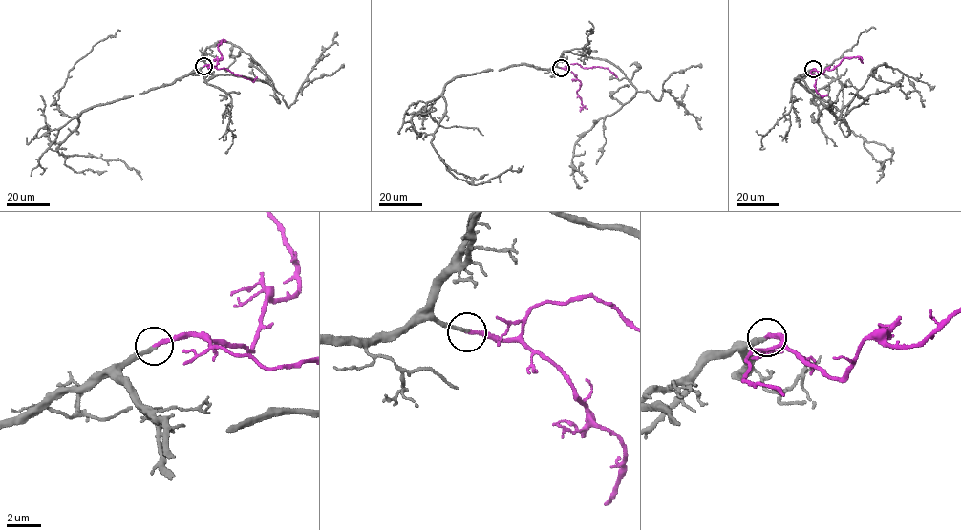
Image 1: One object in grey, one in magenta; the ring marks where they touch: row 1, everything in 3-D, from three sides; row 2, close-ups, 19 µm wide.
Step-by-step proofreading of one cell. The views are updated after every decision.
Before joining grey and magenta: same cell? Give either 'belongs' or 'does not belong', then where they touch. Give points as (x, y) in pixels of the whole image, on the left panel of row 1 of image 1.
belongs; place (203, 66)

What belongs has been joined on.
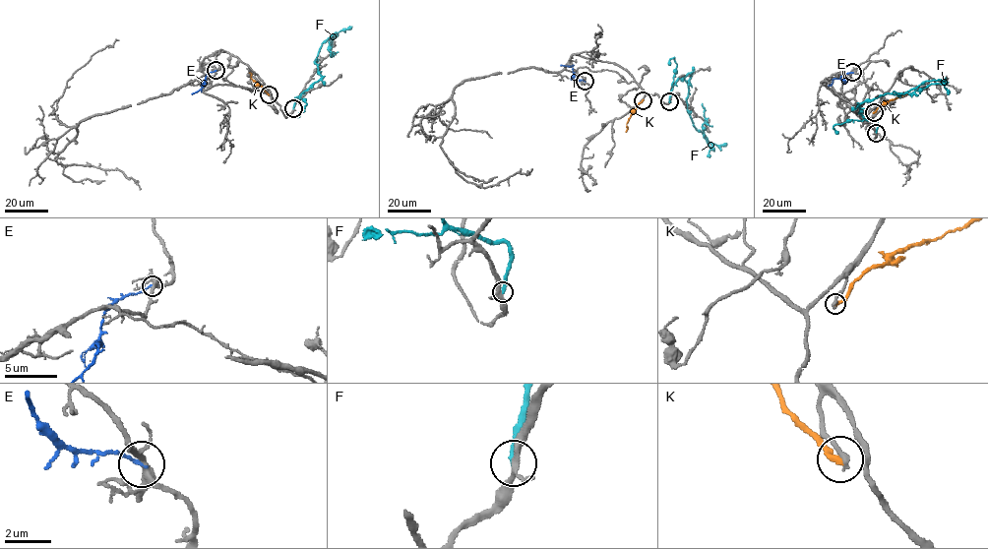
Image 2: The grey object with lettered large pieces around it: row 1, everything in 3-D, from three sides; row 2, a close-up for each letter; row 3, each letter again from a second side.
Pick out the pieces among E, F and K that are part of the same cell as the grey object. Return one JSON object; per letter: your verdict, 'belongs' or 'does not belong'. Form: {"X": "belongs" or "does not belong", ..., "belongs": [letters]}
{"E": "does not belong", "F": "does not belong", "K": "does not belong", "belongs": []}

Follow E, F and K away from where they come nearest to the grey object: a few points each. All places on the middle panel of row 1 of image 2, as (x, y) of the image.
E: (585, 81), (575, 76), (572, 66), (560, 65)
F: (669, 102), (670, 91), (678, 79), (689, 73), (687, 112), (693, 125), (711, 148), (704, 138), (702, 103)
K: (643, 100), (631, 115), (626, 132)

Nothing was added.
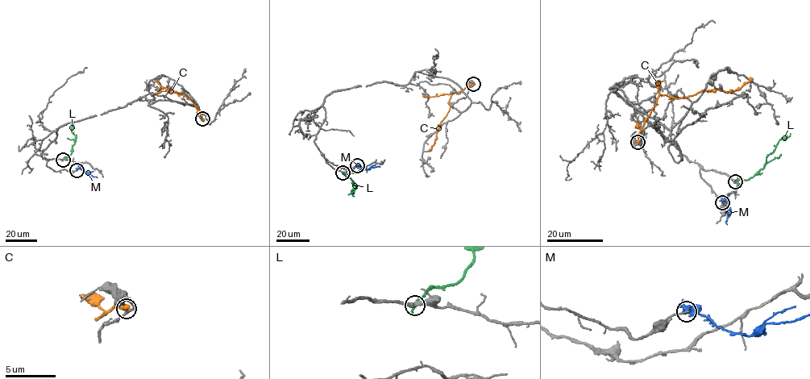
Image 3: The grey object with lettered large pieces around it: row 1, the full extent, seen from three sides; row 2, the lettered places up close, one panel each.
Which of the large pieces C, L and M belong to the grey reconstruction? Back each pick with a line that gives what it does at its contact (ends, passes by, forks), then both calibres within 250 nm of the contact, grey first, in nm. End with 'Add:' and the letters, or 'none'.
Add: none

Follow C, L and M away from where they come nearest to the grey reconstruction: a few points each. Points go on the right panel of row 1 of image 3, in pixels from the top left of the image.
C: (637, 142), (638, 133), (660, 95), (683, 97), (706, 90), (735, 91), (749, 82), (750, 77)
L: (735, 181), (746, 180), (753, 177), (764, 167), (766, 156), (773, 152), (778, 141), (790, 135)
M: (723, 202), (725, 200), (730, 210), (726, 224)

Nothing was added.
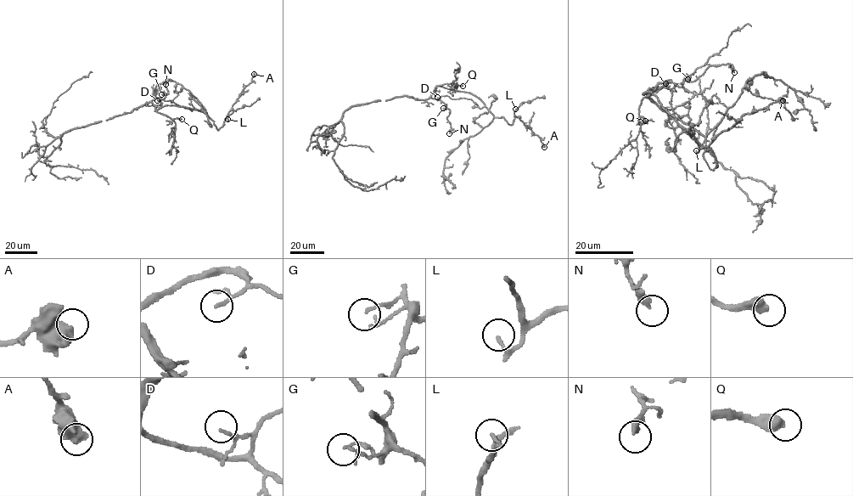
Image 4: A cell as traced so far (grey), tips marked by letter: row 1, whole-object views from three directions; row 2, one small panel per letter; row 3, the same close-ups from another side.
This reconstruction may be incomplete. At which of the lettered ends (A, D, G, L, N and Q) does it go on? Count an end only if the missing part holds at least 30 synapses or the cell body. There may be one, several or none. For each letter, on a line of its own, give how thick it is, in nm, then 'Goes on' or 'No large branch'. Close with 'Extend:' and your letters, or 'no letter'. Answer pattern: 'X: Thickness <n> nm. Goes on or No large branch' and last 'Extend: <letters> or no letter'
A: Thickness 550 nm. Goes on
D: Thickness 100 nm. No large branch
G: Thickness 100 nm. No large branch
L: Thickness 170 nm. Goes on
N: Thickness 280 nm. No large branch
Q: Thickness 550 nm. Goes on
Extend: A, L, Q

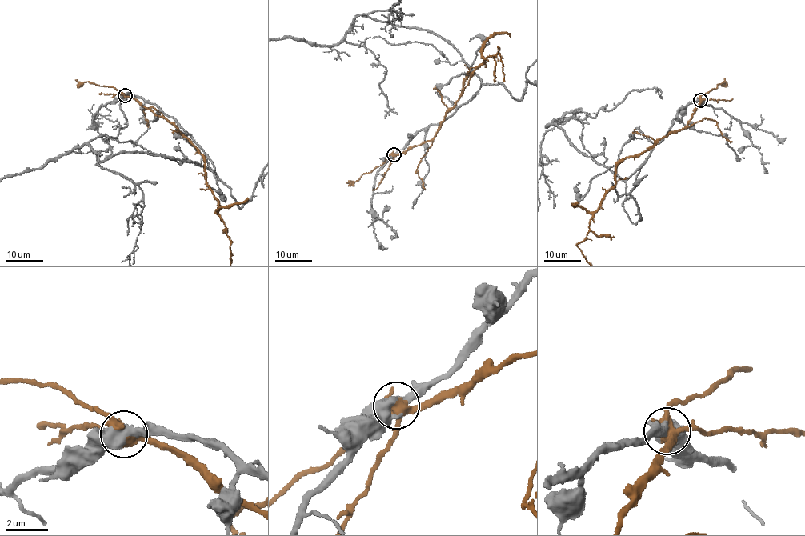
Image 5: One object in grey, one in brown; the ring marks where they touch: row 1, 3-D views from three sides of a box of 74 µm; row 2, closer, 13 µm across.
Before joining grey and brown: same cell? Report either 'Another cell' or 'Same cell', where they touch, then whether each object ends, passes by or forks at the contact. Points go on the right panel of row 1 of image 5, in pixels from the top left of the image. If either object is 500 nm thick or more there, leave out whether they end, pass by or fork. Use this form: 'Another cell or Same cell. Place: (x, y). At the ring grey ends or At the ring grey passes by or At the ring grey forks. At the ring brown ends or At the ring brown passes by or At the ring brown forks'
Another cell. Place: (700, 100)

